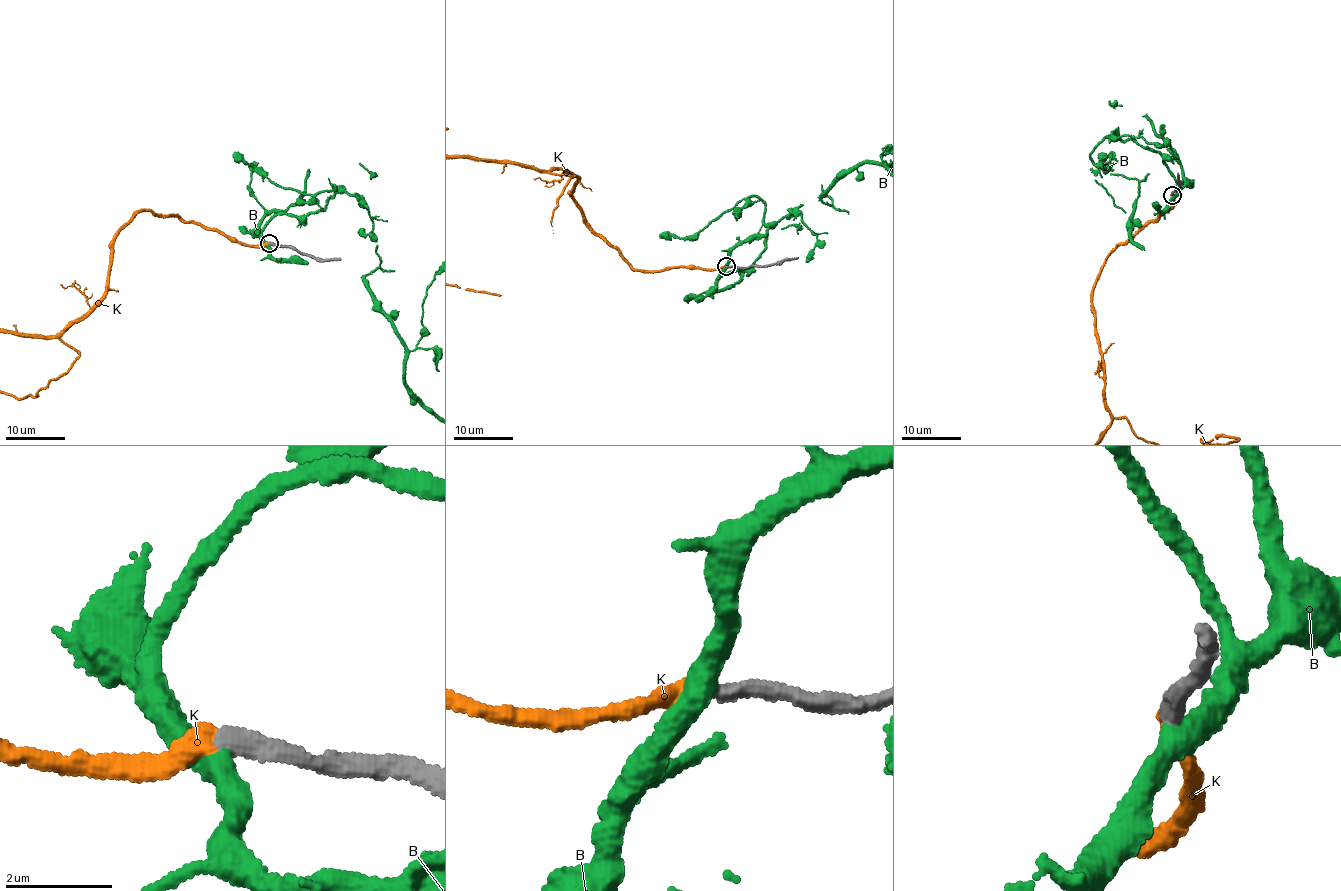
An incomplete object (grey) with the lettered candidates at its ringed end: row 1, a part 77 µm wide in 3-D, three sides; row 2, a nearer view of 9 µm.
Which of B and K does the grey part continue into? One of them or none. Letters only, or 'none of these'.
K

